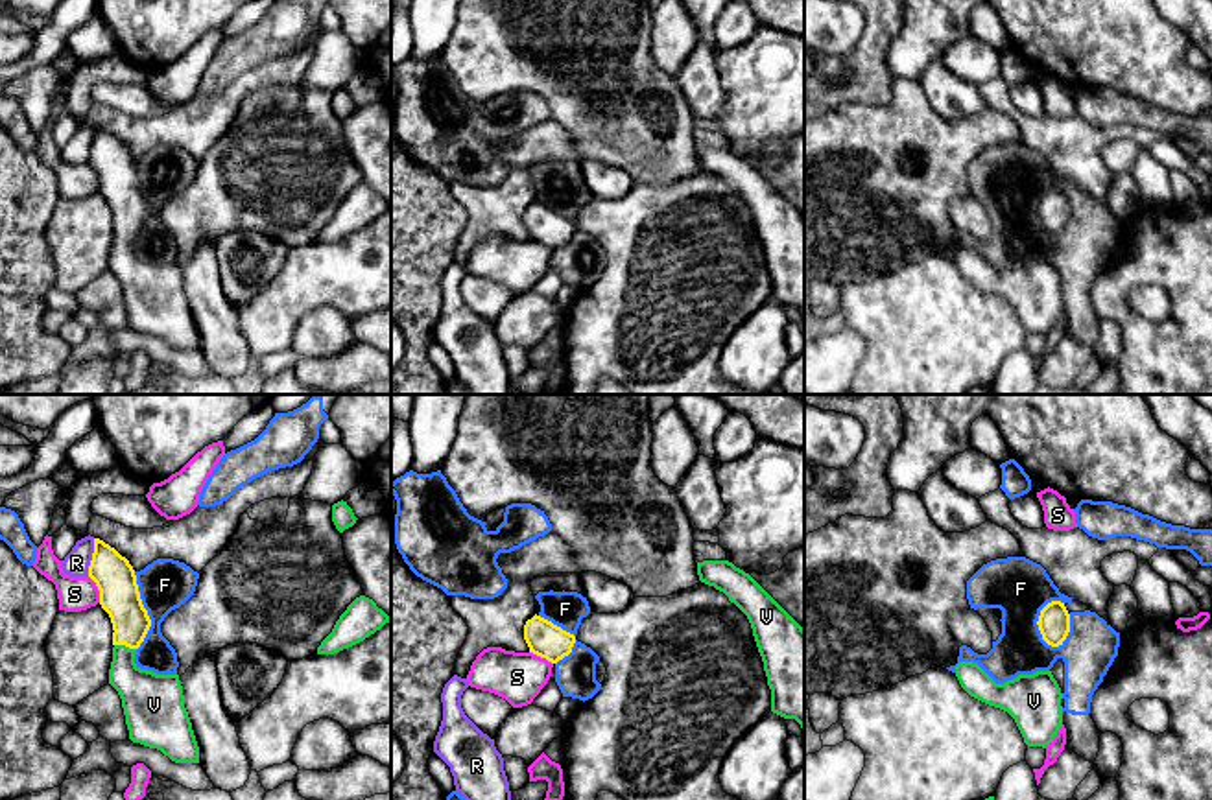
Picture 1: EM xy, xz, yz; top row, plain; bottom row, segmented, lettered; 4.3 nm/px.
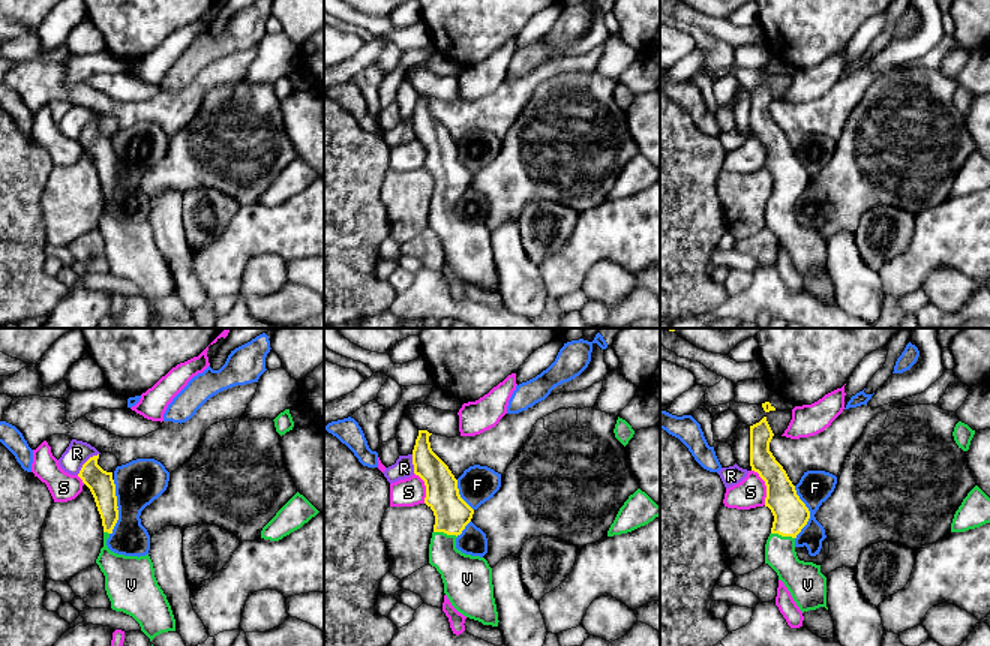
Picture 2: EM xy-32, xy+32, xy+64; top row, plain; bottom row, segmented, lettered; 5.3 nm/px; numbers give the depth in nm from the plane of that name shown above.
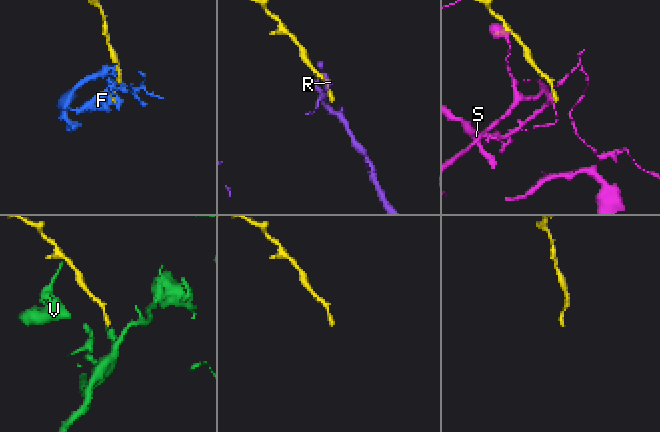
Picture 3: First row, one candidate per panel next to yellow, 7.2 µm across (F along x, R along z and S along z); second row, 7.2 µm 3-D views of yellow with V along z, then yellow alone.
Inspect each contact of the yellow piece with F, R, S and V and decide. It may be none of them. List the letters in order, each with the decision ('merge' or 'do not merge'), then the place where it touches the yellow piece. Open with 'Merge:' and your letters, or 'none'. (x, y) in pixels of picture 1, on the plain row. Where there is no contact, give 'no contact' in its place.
Merge: V
F: do not merge; meets yellow in yz at (1039, 207)
R: do not merge; meets yellow in xy at (93, 144)
S: do not merge; meets yellow in xy at (98, 176)
V: merge; meets yellow in xy at (126, 233)

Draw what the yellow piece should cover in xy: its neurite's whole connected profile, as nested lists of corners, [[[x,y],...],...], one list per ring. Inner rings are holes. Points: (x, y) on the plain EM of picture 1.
[[[94,125],[89,164],[96,170],[100,192],[113,210],[109,271],[122,286],[129,326],[160,337],[175,350],[199,350],[179,262],[157,262],[135,251],[151,206],[133,153],[114,135]]]

